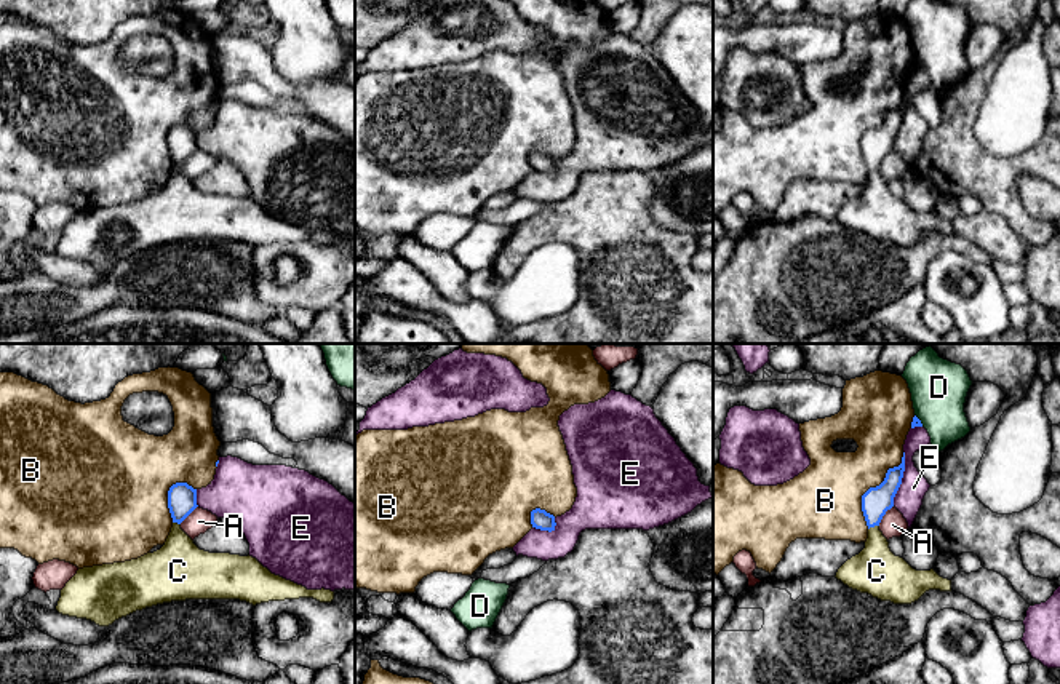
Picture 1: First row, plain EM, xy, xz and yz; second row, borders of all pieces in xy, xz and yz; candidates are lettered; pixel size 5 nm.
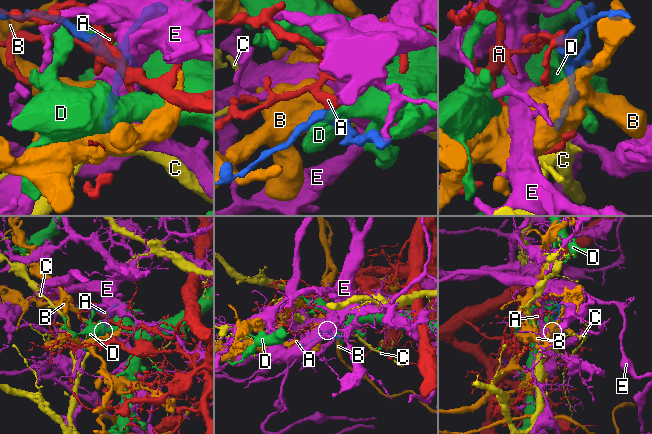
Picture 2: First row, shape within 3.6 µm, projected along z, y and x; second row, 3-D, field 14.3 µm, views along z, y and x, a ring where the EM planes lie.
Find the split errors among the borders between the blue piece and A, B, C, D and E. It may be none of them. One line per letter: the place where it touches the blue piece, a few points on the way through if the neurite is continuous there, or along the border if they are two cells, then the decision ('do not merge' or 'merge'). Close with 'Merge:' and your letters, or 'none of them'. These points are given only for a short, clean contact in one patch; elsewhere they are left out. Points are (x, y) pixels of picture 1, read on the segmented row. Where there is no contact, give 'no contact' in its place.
A: meets blue in yz at (884, 513); do not merge
B: meets blue in yz at (872, 488); do not merge
C: meets blue in yz at (873, 526); runs through yz (876, 501), (873, 505), (873, 526), (876, 571); merge
D: meets blue in yz at (920, 421); do not merge
E: meets blue in yz at (902, 477); do not merge
Merge: C

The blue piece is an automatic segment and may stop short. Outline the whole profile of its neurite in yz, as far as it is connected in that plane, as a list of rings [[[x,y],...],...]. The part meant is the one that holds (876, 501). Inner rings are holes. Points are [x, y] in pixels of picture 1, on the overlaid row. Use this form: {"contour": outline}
{"contour": [[[905,452],[902,463],[889,468],[884,481],[862,495],[862,511],[868,526],[865,548],[847,559],[835,575],[852,590],[894,604],[911,604],[929,590],[951,591],[951,580],[940,577],[934,569],[916,571],[895,556],[879,531],[883,516],[894,507],[903,471]]]}

